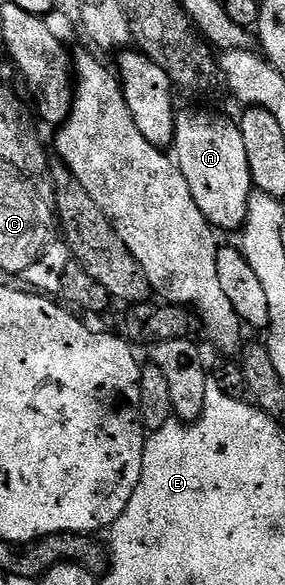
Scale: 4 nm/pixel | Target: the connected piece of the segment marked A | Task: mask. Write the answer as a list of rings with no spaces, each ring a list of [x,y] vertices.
[[[179,108],[174,118],[173,150],[175,162],[205,219],[219,230],[239,230],[246,222],[247,205],[254,190],[248,153],[237,122],[208,109]]]

